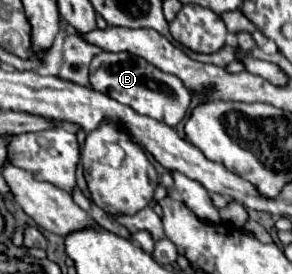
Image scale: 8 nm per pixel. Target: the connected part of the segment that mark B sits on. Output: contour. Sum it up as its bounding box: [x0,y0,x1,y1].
[89,52,189,126]

